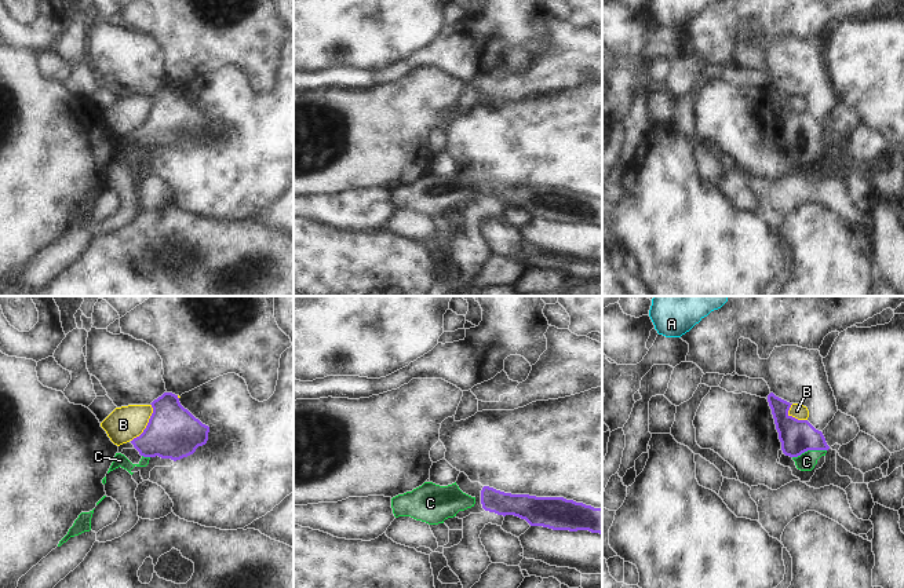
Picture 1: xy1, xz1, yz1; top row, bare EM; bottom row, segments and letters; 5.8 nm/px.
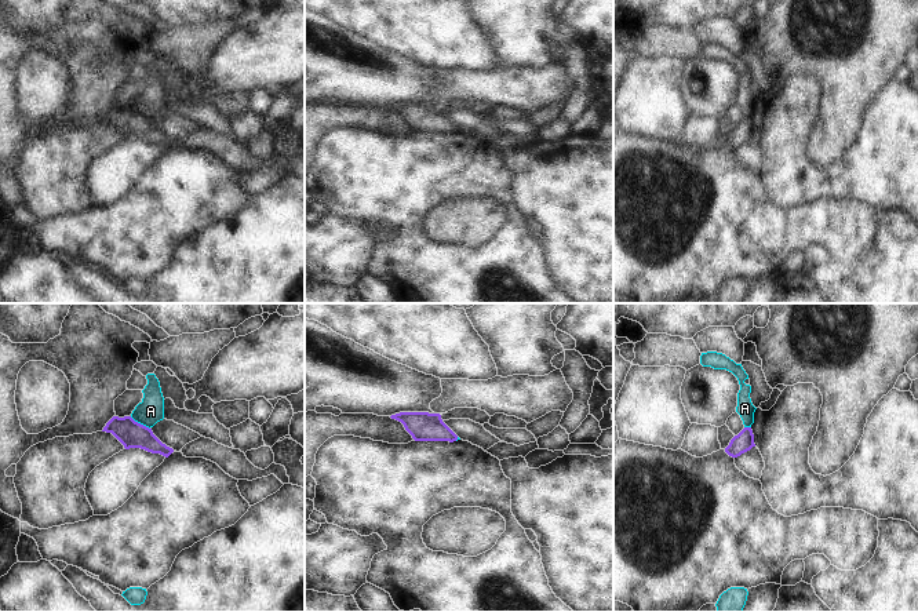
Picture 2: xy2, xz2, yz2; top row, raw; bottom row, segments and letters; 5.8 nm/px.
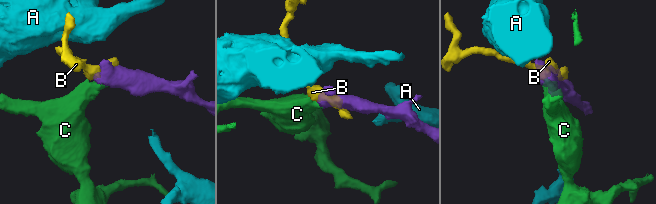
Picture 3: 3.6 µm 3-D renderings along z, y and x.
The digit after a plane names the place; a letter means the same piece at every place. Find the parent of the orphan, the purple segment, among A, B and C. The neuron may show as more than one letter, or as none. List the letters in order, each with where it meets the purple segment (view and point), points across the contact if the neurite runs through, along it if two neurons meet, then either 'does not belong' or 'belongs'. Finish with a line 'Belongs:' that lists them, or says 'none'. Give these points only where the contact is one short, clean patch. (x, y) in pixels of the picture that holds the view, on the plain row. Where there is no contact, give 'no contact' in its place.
A: contact xy2 (139, 115); border xy2 (130, 108), (149, 120); does not belong
B: contact xy1 (148, 114); does not belong
C: contact yz1 (809, 141); way yz1 (797, 128), (809, 141), (806, 153); belongs
Belongs: C

